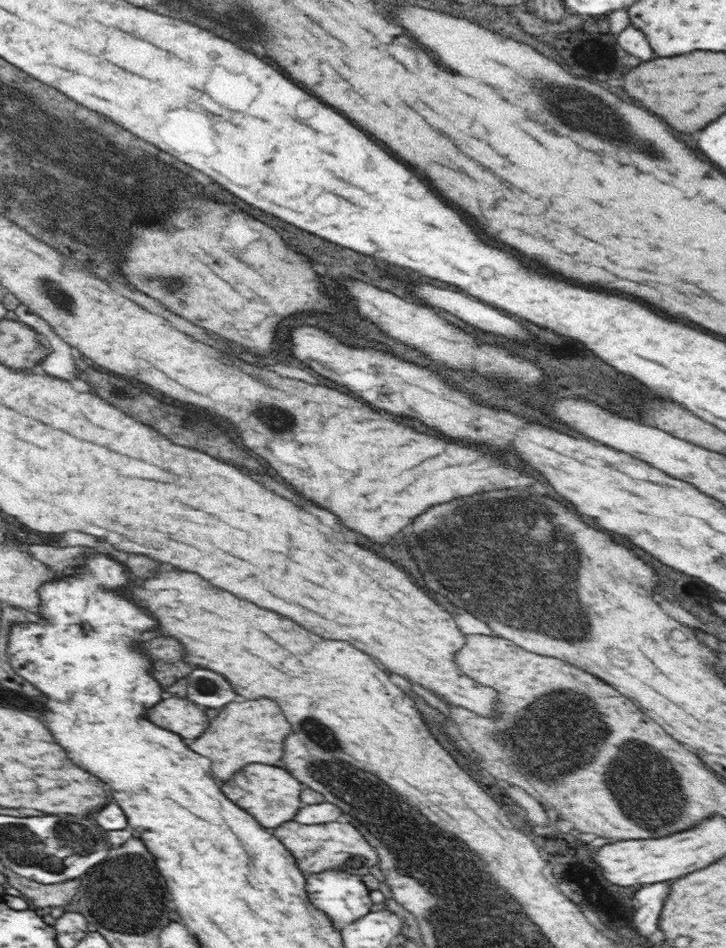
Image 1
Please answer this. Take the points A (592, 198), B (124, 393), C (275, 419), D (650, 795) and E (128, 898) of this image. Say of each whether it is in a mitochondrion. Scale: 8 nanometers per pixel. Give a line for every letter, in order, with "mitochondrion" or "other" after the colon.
A: other
B: mitochondrion
C: mitochondrion
D: mitochondrion
E: mitochondrion

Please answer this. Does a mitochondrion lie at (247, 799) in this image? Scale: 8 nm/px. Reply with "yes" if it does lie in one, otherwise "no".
no

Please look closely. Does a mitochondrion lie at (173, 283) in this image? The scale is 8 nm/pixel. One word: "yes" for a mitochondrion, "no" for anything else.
no

